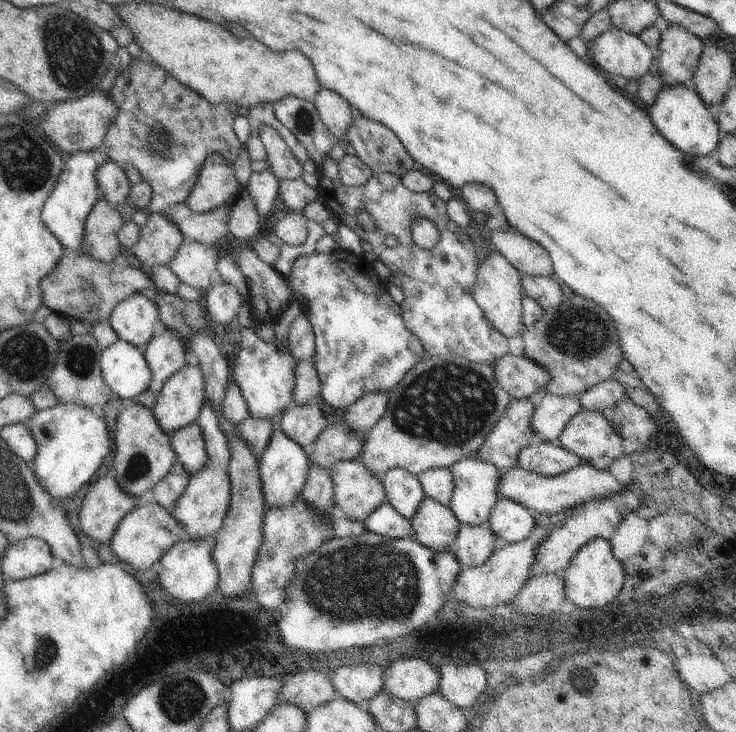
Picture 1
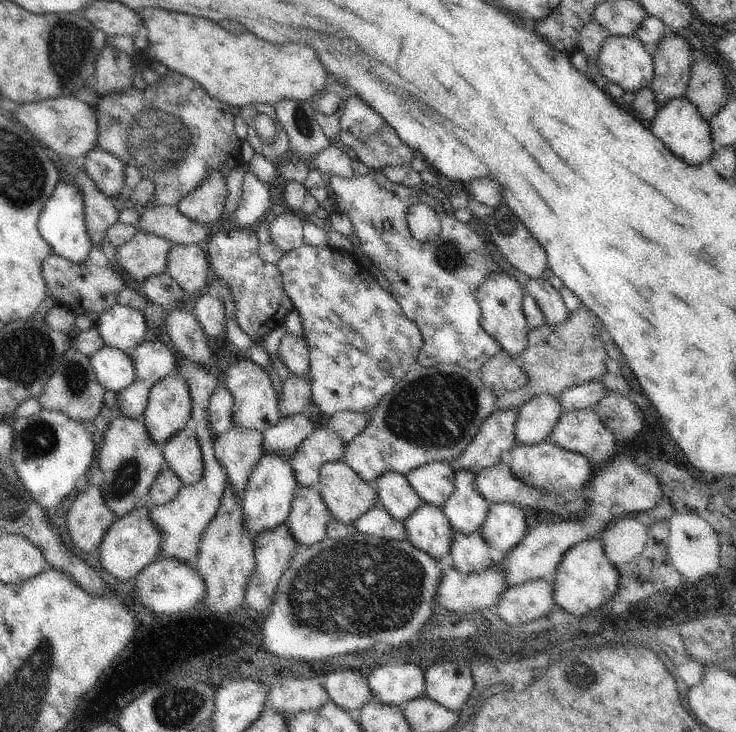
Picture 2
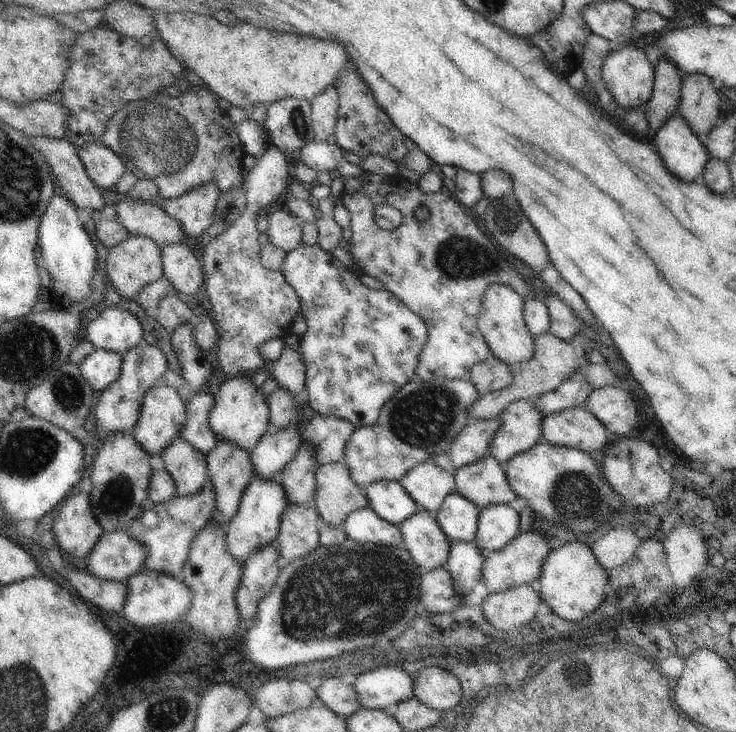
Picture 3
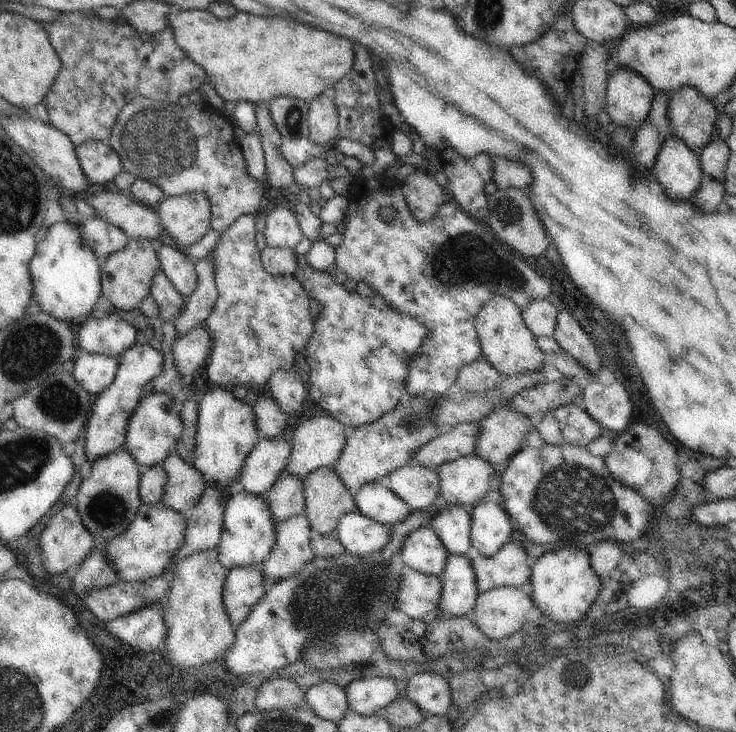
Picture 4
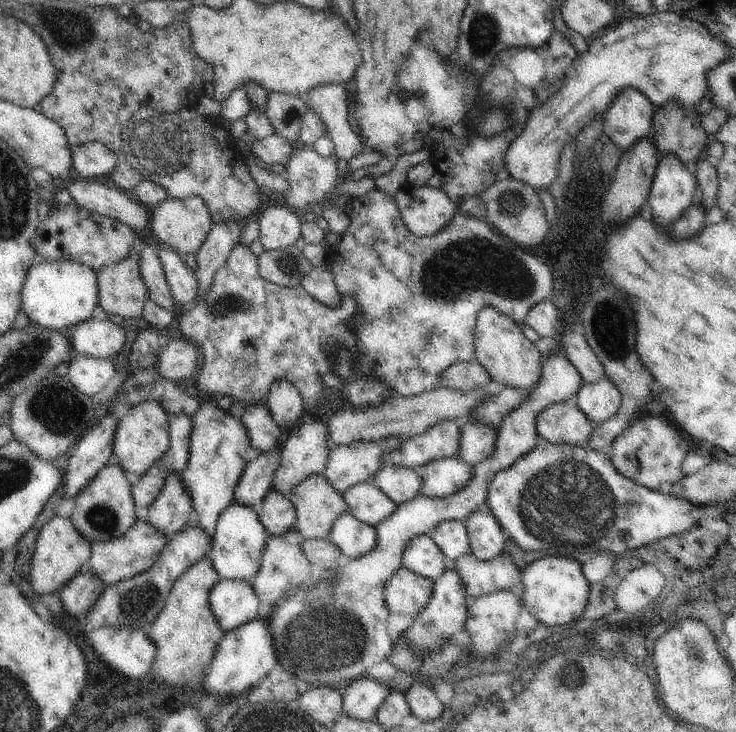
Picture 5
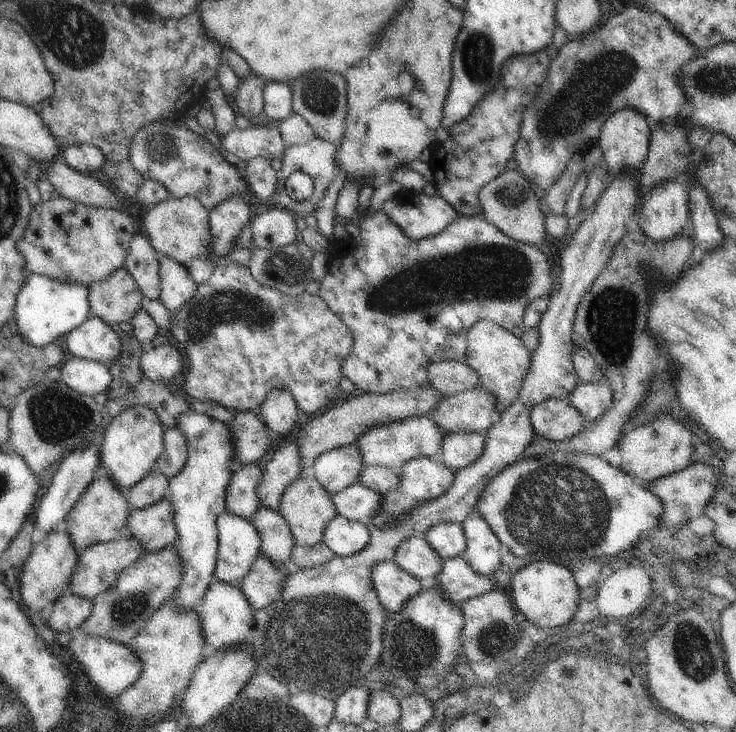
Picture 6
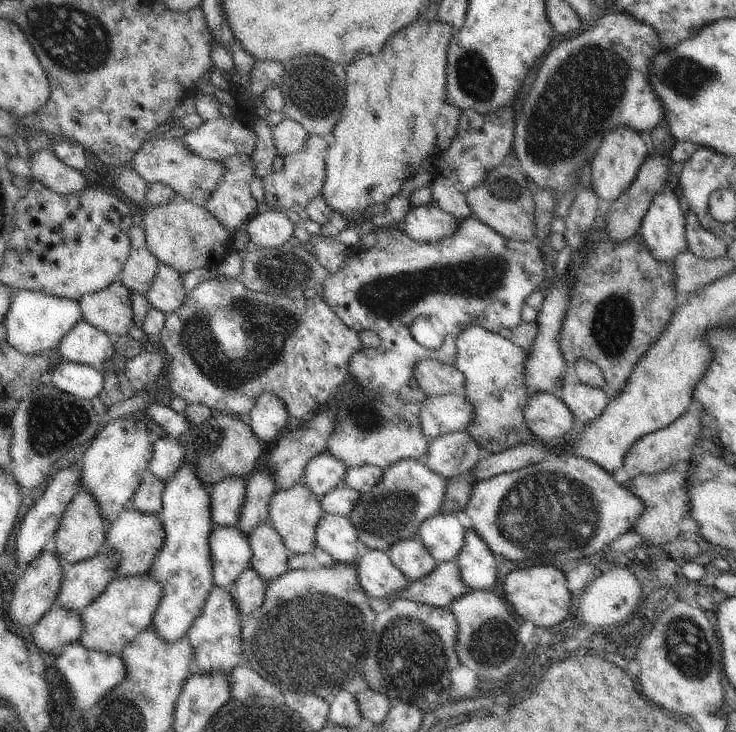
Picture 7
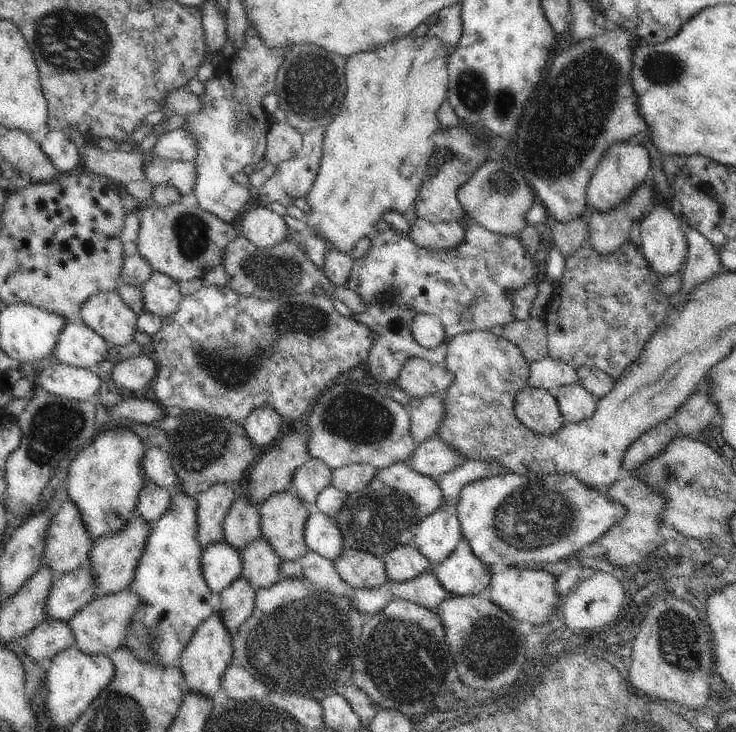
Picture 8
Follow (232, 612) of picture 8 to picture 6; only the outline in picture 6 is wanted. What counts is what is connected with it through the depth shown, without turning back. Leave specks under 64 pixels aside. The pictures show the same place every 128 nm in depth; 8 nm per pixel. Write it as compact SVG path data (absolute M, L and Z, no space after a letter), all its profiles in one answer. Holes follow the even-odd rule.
M259 554L239 586L255 611L259 611L282 598L284 580L294 569L293 565L278 566L268 556Z

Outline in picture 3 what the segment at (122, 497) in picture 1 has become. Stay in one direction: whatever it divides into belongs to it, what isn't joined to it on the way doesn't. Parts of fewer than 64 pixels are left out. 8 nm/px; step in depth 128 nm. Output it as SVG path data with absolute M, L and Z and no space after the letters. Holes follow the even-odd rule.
M86 493L66 499L55 520L52 530L56 542L64 552L73 553L76 558L86 559L104 532L92 512L90 494Z

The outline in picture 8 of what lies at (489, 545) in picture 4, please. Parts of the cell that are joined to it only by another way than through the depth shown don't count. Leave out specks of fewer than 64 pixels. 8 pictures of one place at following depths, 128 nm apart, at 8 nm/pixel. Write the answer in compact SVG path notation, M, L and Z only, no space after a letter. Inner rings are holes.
M466 538L458 543L456 550L444 562L433 564L431 570L436 572L440 584L452 596L483 594L492 580L490 566L474 554Z

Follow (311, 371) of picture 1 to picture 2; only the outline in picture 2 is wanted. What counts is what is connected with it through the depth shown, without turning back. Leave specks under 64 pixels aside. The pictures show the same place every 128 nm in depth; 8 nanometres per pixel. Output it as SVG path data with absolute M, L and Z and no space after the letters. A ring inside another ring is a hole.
M290 374L282 386L282 396L279 396L278 410L282 417L302 413L312 400L312 380L310 376Z

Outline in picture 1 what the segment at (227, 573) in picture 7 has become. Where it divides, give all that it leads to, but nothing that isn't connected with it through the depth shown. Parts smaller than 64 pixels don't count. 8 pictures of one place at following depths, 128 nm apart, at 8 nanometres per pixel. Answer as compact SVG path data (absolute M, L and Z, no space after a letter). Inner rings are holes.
M276 421L273 434L268 446L260 459L260 480L262 480L262 492L264 492L264 508L266 511L270 508L282 508L292 504L292 500L301 494L302 488L308 480L308 471L310 470L310 460L308 460L308 450L305 450L300 444L290 440L280 428Z

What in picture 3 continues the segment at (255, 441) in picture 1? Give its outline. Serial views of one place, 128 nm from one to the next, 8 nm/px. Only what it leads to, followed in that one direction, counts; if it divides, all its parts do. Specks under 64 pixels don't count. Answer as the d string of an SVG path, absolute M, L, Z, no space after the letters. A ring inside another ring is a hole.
M218 440L214 448L205 456L209 480L212 480L214 492L216 492L216 510L214 510L209 522L227 525L236 514L244 491L254 475L250 454L252 454L252 451L246 452L238 446L234 446L232 442L228 442L228 440Z

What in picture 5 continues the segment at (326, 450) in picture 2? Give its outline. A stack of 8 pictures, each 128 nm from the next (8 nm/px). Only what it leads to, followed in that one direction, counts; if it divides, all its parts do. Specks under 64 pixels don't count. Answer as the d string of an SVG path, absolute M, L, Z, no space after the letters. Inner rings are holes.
M276 488L269 491L262 504L258 507L260 522L264 524L270 536L282 536L295 526L296 508L289 495L276 492Z

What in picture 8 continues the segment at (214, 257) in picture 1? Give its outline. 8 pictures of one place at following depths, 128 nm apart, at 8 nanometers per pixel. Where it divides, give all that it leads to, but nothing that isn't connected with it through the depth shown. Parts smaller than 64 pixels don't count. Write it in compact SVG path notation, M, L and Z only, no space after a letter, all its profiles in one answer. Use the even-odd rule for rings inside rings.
M154 271L141 289L144 296L144 313L150 312L163 319L177 311L184 297L180 294L178 282L160 271Z

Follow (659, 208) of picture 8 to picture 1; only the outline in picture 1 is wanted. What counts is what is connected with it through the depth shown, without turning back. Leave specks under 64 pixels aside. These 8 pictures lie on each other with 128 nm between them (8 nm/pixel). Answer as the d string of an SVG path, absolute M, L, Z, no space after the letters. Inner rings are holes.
M691 83L676 84L676 86L664 85L658 92L654 104L650 106L650 118L656 124L658 132L684 154L708 156L716 151L720 142L715 109L698 96L696 88Z

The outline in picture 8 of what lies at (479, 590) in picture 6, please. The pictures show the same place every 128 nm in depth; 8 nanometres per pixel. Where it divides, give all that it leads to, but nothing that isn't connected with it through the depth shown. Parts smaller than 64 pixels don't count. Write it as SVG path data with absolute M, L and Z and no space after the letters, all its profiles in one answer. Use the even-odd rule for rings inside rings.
M308 551L308 554L292 560L292 561L282 561L282 570L280 570L280 580L284 578L302 578L306 582L308 588L312 590L326 590L328 594L332 596L338 596L338 598L348 598L352 608L356 608L359 614L362 612L367 618L371 615L375 615L377 612L380 612L388 603L391 603L393 600L403 600L410 601L423 607L432 609L433 611L438 611L440 604L444 600L448 600L452 596L438 580L436 572L430 570L422 574L422 576L417 576L412 580L406 582L400 581L388 581L386 584L382 584L380 588L372 588L372 590L364 590L364 588L352 588L348 582L336 572L334 568L334 560L330 558L324 558L320 556L318 552Z

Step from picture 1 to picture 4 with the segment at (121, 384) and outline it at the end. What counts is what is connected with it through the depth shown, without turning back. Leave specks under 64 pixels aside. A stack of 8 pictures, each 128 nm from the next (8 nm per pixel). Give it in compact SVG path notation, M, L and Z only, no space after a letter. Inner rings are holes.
M84 352L75 360L72 374L76 382L94 397L112 384L119 358L100 353Z

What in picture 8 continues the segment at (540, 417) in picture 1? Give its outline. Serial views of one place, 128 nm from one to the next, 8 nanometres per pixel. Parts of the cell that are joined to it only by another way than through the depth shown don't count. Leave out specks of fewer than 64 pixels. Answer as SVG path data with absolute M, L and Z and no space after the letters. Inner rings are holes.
M434 435L418 445L408 464L412 466L412 470L438 480L447 472L460 468L466 461L466 456L462 456L456 448L452 450L444 440Z

